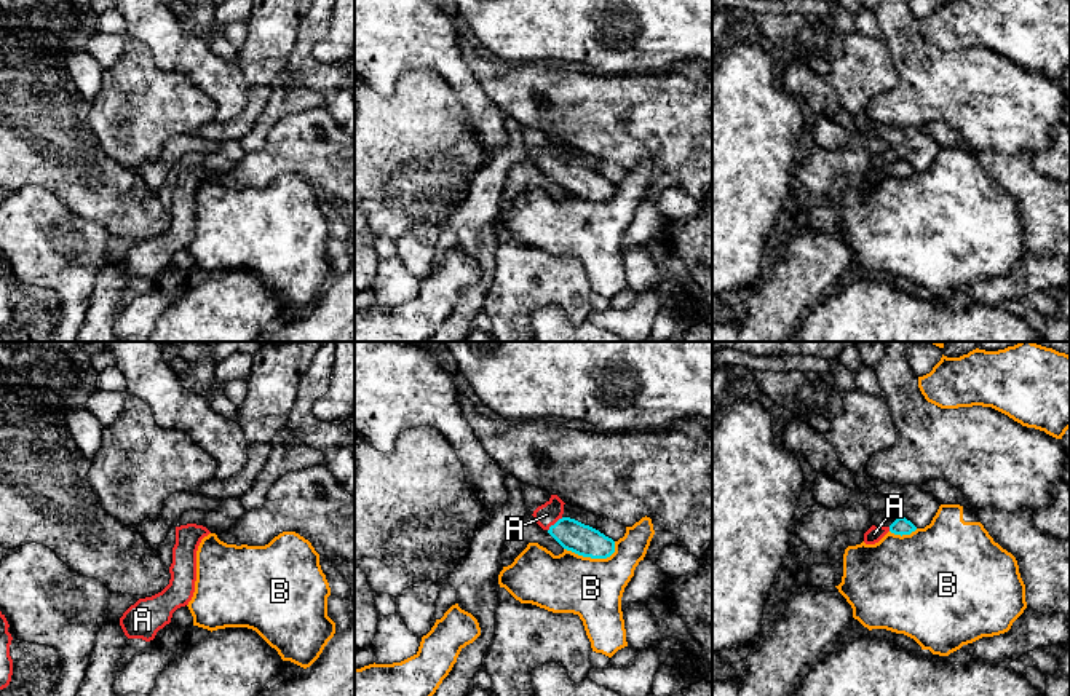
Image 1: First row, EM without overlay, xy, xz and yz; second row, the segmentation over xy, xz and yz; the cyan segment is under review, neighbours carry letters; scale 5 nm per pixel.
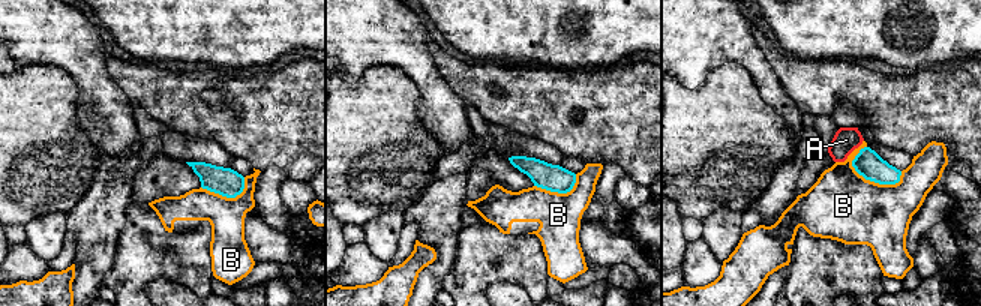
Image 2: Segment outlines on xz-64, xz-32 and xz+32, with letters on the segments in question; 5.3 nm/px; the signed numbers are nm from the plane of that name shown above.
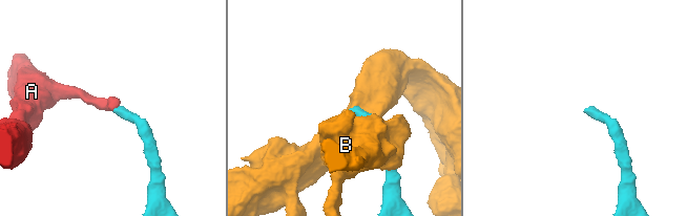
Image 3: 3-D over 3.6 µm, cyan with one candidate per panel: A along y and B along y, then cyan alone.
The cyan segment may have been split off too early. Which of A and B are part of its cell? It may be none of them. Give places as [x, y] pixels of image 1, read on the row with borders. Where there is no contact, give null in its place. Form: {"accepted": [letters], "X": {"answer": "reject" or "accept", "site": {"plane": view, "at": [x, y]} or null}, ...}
{"accepted": ["A"], "A": {"answer": "accept", "site": {"plane": "xz", "at": [556, 522]}}, "B": {"answer": "reject", "site": {"plane": "xz", "at": [593, 557]}}}

